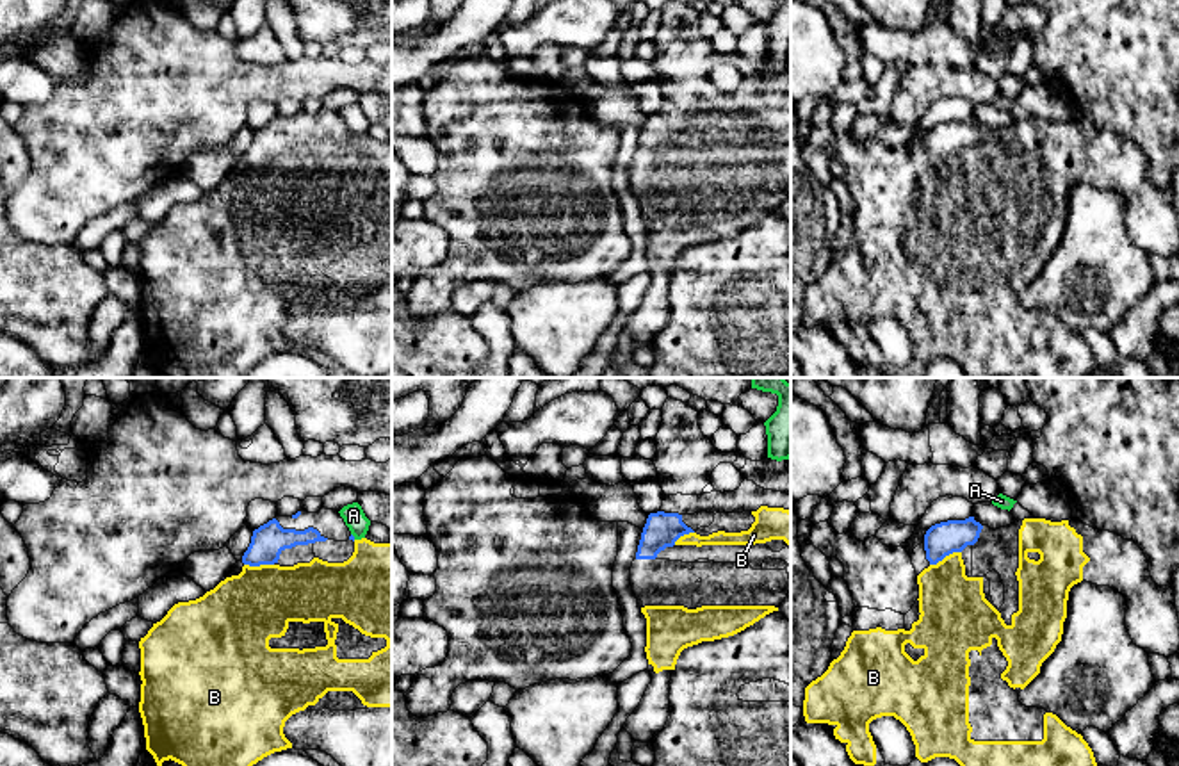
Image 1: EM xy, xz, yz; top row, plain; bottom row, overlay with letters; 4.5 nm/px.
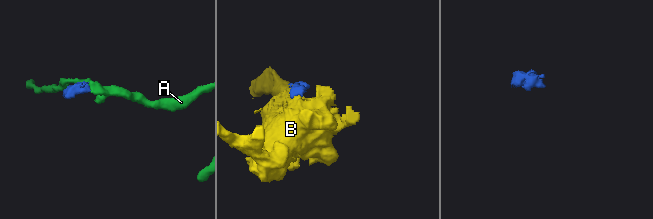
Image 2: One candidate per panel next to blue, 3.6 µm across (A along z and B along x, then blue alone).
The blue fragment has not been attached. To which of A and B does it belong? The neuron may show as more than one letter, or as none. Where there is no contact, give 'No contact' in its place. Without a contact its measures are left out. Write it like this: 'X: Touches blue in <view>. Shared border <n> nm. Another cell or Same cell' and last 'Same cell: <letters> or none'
A: Touches blue in xy. Shared border 40 nm. Another cell
B: Touches blue in yz. Shared border 160 nm. Same cell
Same cell: B

